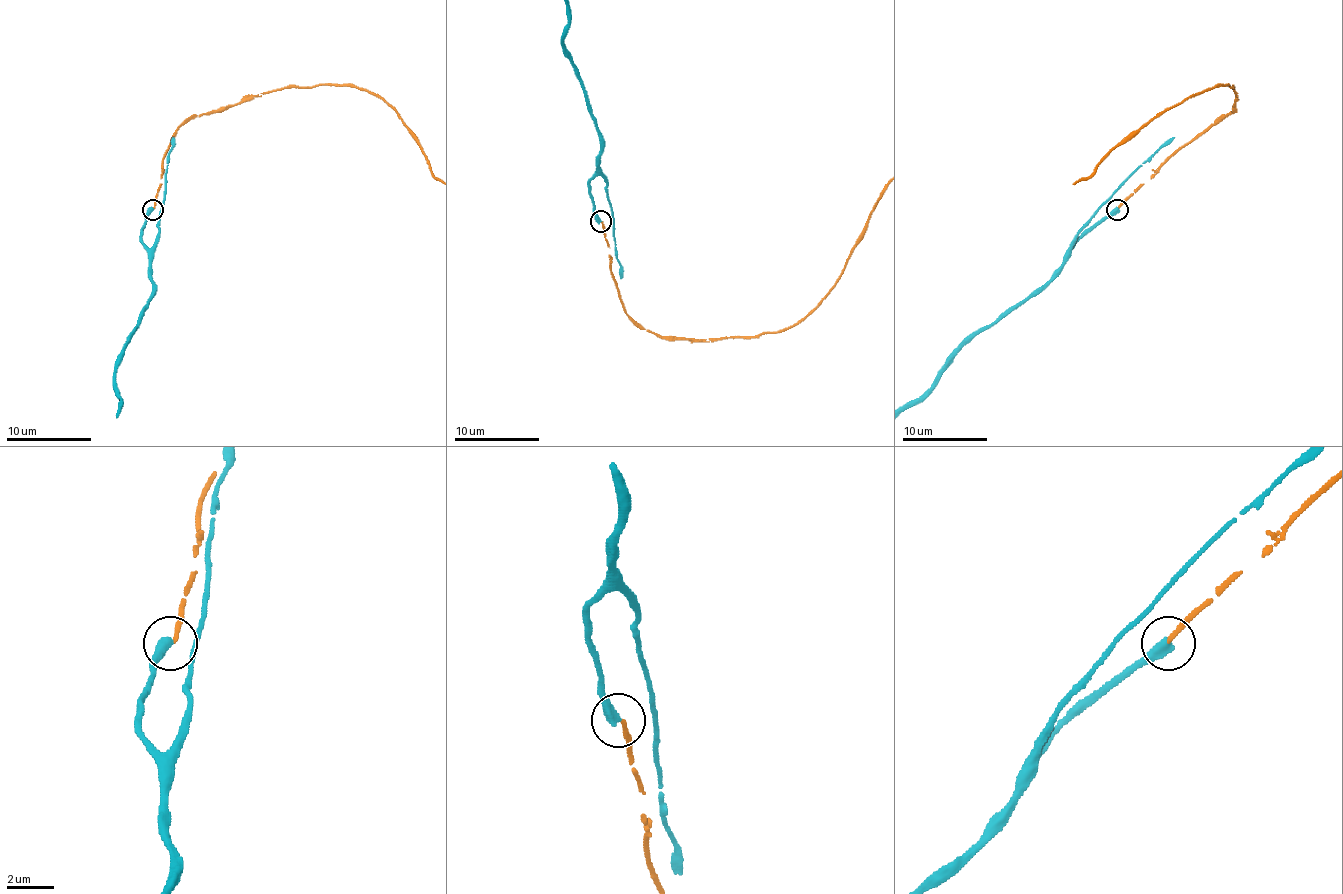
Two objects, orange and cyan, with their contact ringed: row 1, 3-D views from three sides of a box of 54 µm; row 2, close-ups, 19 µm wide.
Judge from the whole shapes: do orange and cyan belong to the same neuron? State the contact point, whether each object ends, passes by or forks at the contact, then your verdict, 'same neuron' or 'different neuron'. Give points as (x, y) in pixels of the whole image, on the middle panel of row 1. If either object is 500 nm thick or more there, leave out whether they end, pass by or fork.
(600, 221) | orange ends | cyan ends | different neuron

